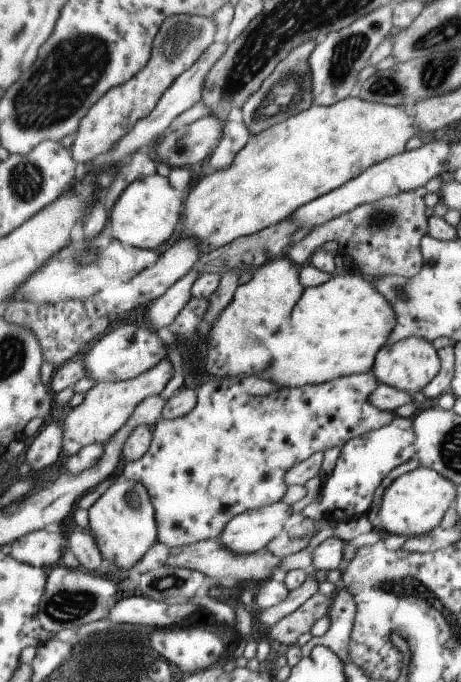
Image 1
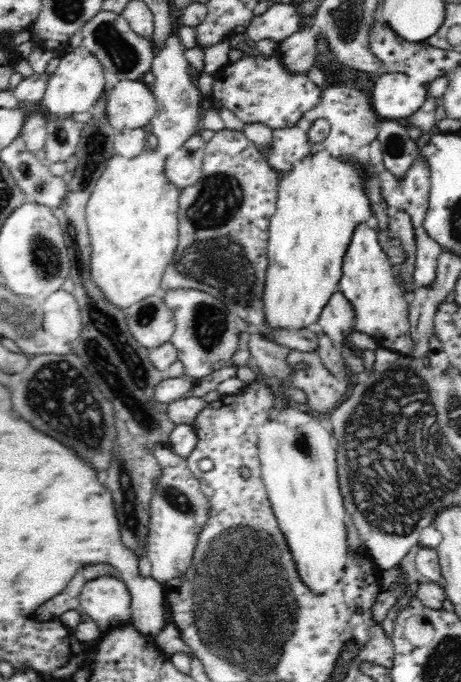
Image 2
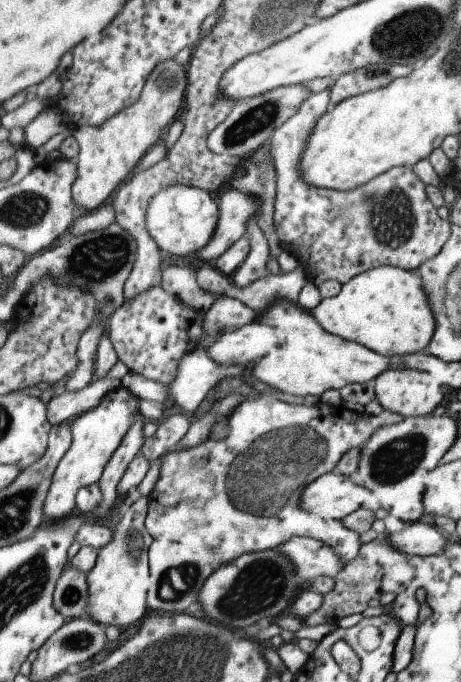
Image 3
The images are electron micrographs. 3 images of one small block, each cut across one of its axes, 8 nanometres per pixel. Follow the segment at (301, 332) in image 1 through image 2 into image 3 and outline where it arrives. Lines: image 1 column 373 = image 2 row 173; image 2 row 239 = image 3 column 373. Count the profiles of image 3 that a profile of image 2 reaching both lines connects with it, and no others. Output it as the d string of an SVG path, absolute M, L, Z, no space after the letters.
M384 265L366 270L342 285L340 292L332 298L325 298L312 310L308 310L316 322L334 336L357 342L384 356L418 353L427 349L436 328L434 310L428 304L428 294L424 292L420 267L414 270Z

